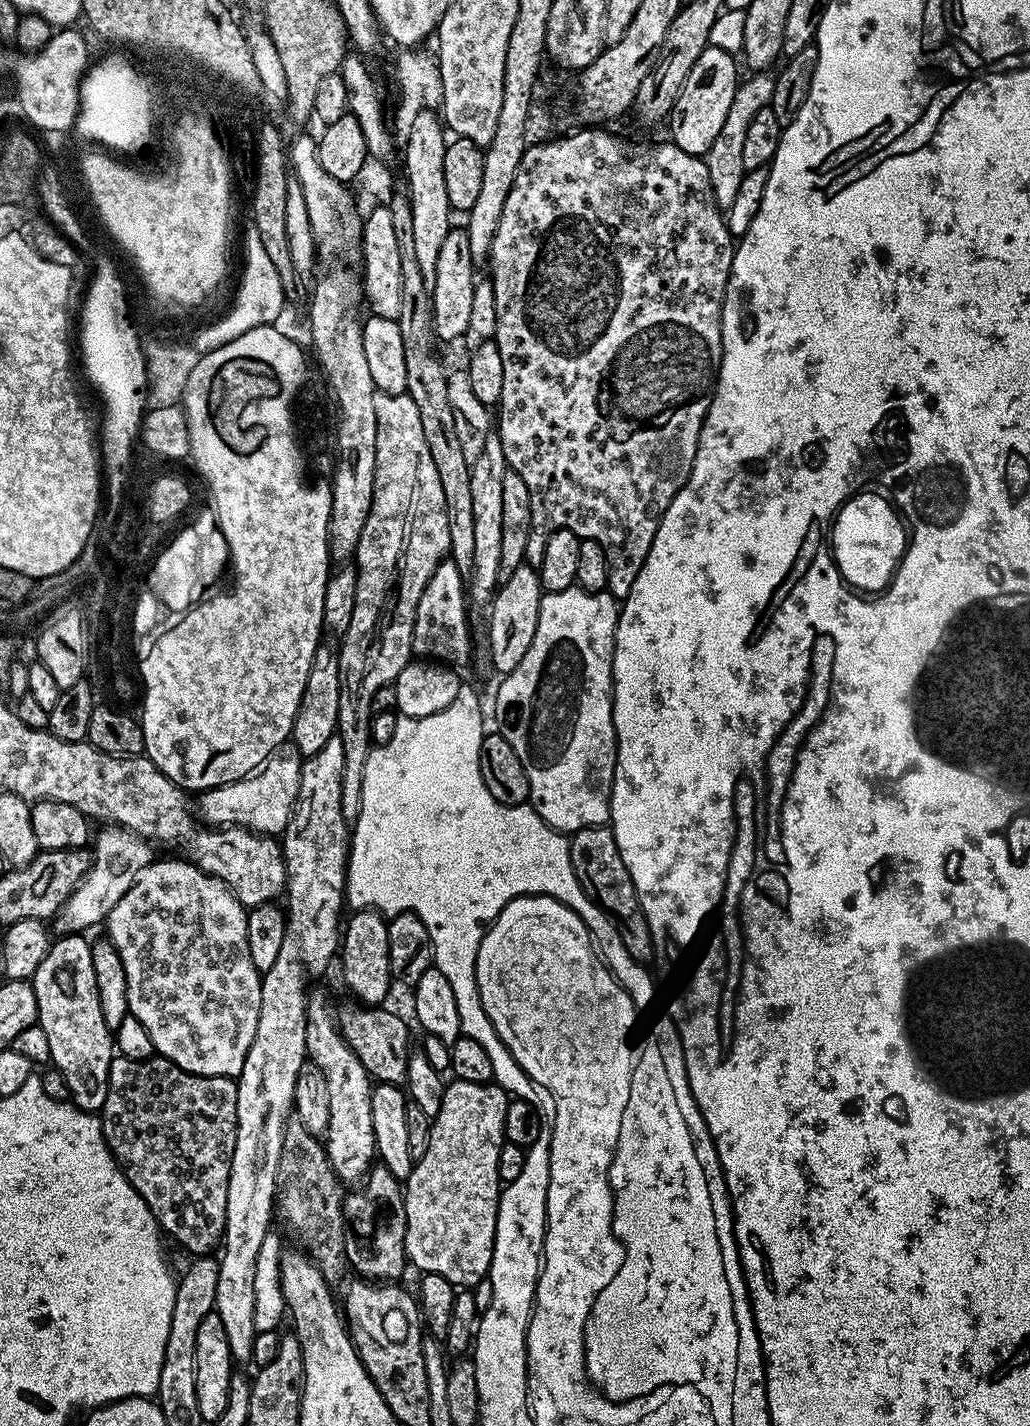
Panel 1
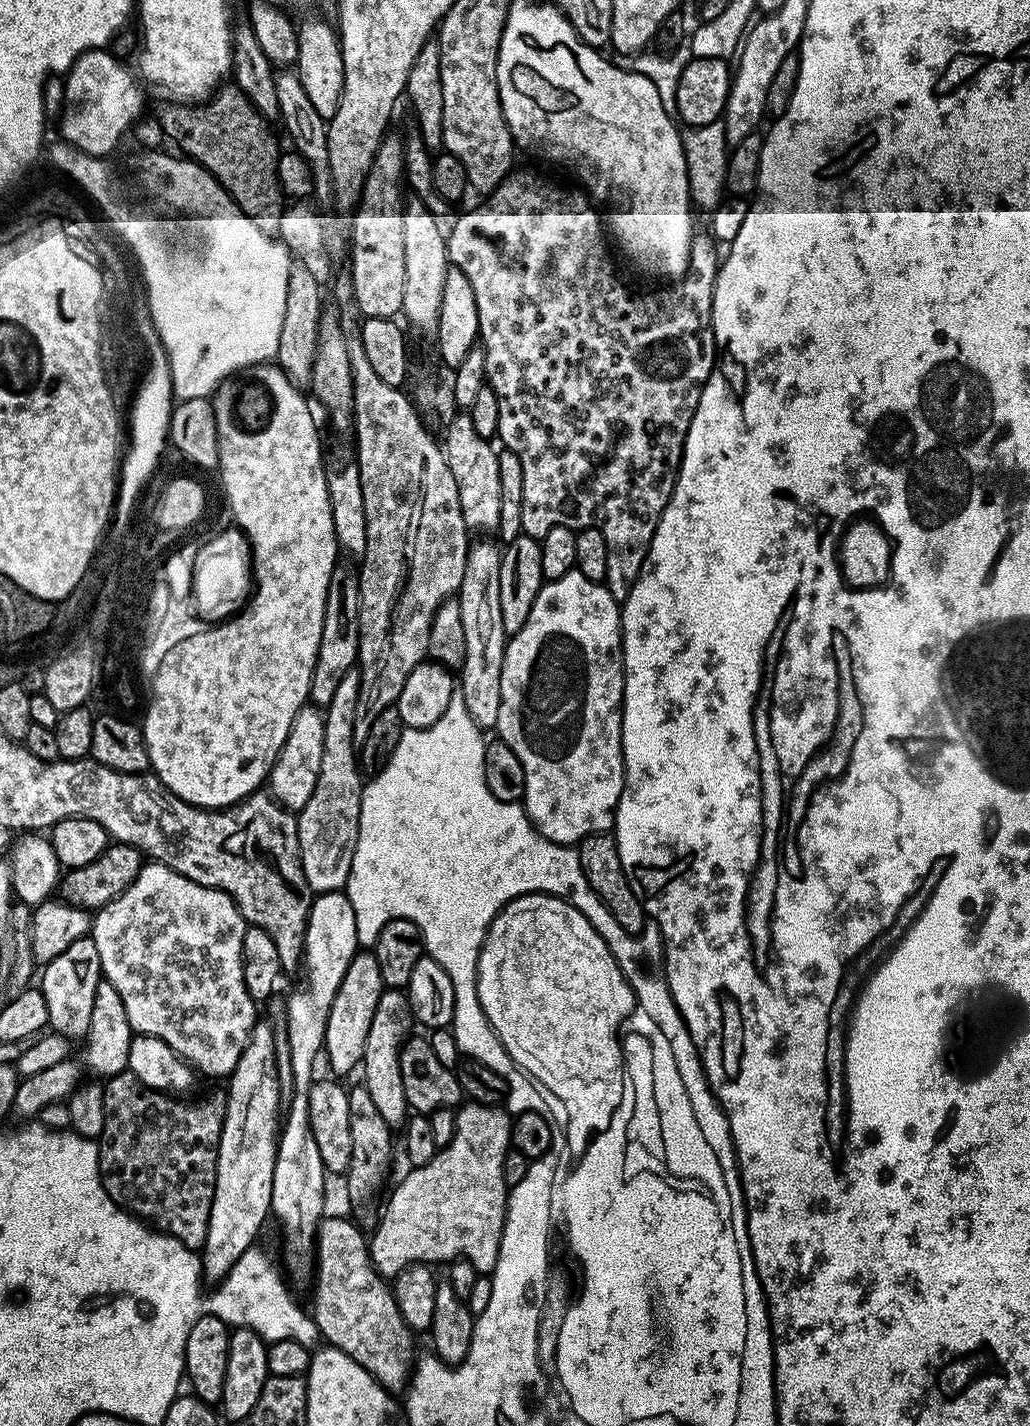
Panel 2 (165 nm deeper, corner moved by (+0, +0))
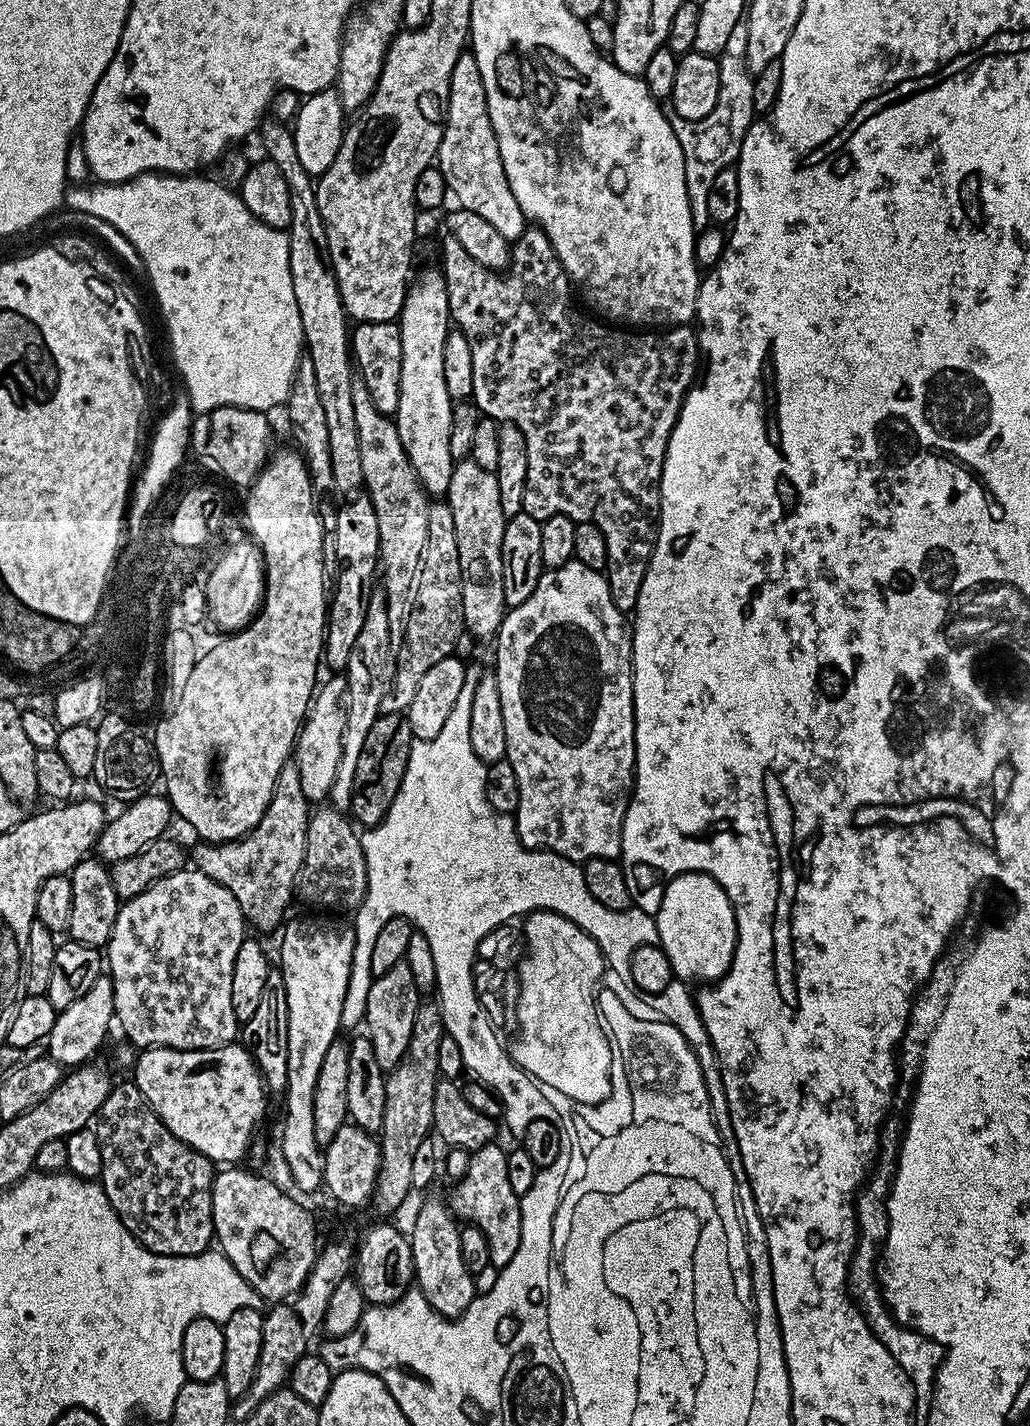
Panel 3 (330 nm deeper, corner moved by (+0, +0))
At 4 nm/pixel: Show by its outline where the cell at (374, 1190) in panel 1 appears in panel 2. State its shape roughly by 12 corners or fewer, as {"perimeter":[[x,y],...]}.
{"perimeter":[[363,1086],[347,1089],[351,1215],[375,1229],[394,1129]]}

